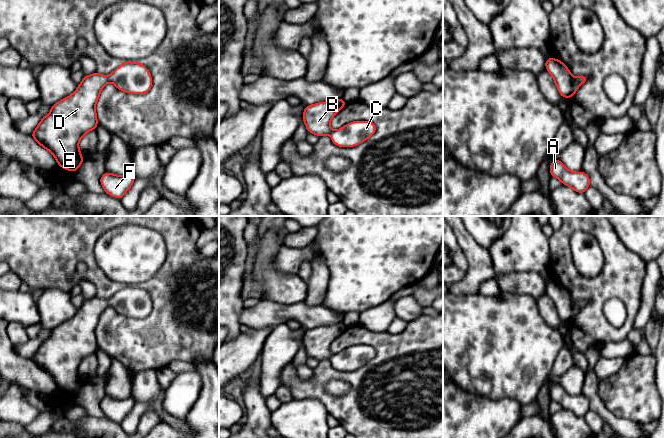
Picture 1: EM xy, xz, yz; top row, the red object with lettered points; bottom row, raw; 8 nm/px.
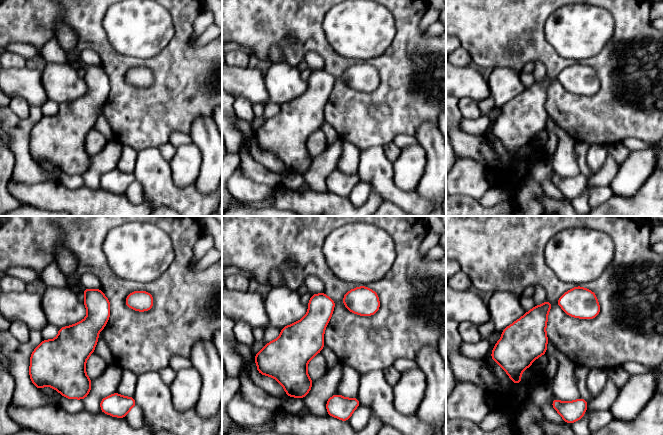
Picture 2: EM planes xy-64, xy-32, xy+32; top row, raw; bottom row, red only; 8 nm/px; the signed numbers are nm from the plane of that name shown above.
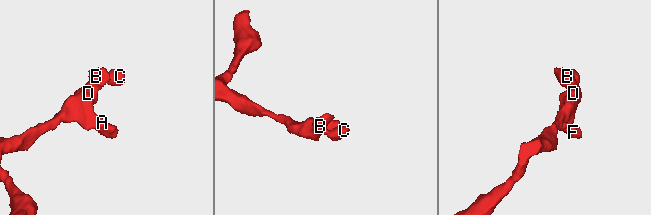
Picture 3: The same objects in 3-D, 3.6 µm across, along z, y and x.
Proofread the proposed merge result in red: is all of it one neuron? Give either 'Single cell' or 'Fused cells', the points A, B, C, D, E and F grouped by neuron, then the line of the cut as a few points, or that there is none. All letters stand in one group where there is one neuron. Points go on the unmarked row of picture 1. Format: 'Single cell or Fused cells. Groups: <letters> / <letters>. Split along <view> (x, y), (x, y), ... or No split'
Single cell. Groups: A B C D E F. No split

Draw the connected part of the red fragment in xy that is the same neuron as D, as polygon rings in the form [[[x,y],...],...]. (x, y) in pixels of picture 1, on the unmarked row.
[[[125,285],[108,300],[97,296],[84,300],[76,315],[52,329],[50,337],[42,342],[31,358],[39,369],[52,377],[61,392],[75,396],[82,388],[84,382],[79,374],[79,365],[98,349],[95,331],[102,312],[108,306],[113,307],[117,313],[132,318],[145,318],[152,310],[148,292],[138,286]]]

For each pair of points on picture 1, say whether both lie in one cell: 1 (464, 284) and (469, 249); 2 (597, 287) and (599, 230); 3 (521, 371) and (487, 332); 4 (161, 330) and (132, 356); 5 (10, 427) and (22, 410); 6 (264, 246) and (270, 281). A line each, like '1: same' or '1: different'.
1: same
2: same
3: same
4: same
5: different
6: same

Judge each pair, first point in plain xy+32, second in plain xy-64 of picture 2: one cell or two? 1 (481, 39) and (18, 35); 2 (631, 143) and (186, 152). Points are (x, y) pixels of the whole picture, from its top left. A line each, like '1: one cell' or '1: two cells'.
1: one cell
2: two cells

